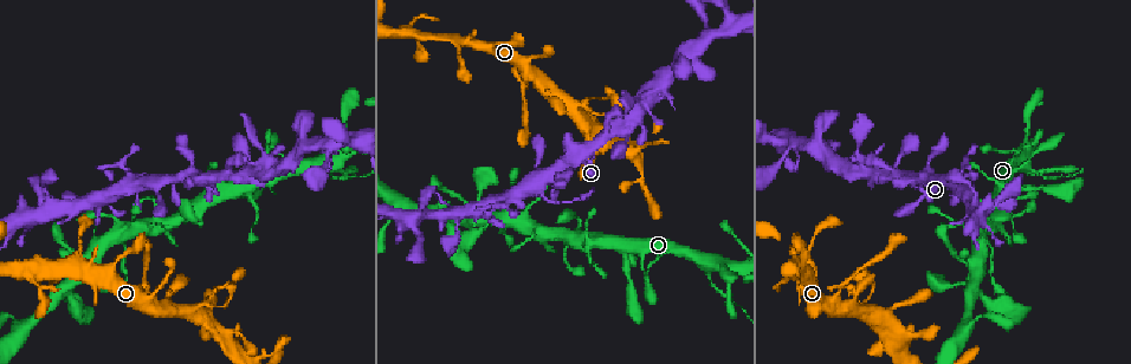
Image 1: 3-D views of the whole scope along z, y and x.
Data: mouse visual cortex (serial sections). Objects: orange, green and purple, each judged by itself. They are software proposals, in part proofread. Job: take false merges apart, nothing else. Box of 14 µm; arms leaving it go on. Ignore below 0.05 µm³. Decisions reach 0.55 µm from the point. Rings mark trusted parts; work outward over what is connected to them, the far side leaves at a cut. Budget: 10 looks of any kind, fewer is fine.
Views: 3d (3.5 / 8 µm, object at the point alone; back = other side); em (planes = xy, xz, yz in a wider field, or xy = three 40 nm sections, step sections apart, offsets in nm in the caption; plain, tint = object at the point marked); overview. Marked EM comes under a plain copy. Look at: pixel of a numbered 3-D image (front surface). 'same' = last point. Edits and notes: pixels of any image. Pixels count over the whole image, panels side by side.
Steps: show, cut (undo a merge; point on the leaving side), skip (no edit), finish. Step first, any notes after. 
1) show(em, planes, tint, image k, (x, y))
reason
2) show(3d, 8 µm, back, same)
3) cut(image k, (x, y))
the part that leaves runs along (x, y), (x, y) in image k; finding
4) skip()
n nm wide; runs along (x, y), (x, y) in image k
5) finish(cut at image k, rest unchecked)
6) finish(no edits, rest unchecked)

show(3d, 3.5 µm, image 1, (976, 273))

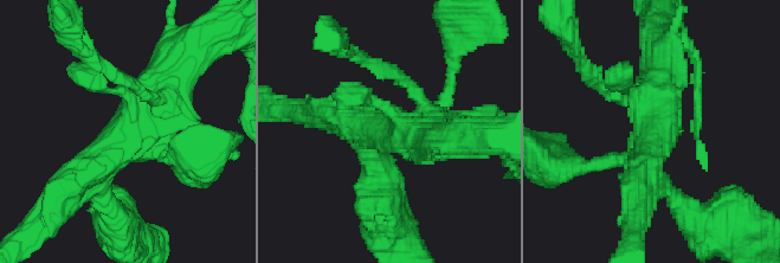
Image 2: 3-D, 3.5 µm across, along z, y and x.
show(em, xy, step 1, tint, image 2, (136, 125))

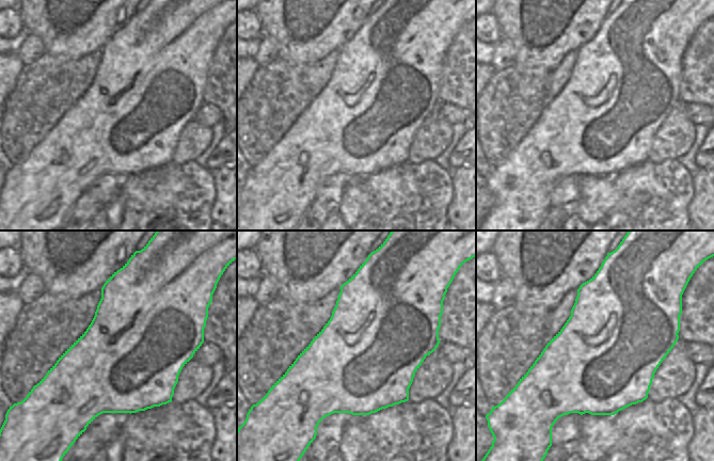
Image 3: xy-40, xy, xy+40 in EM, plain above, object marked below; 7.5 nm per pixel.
skip()
runs along (194, 43), (92, 167) in image 2; continuous, no second cell

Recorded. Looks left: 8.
show(3d, 3.5 µm, image 1, (572, 109))
looks like a crossing

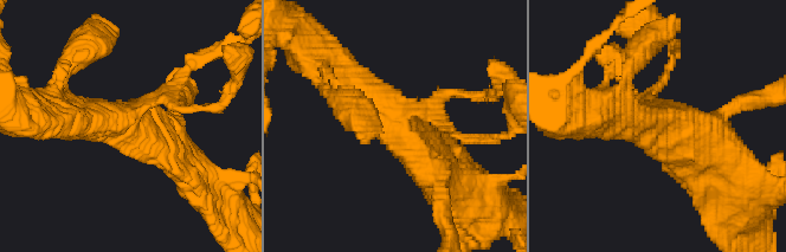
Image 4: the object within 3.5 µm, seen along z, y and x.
show(em, xy, step 2, tint, image 4, (128, 118))
4 arms; arms of 150, 150, 450, 500 nm

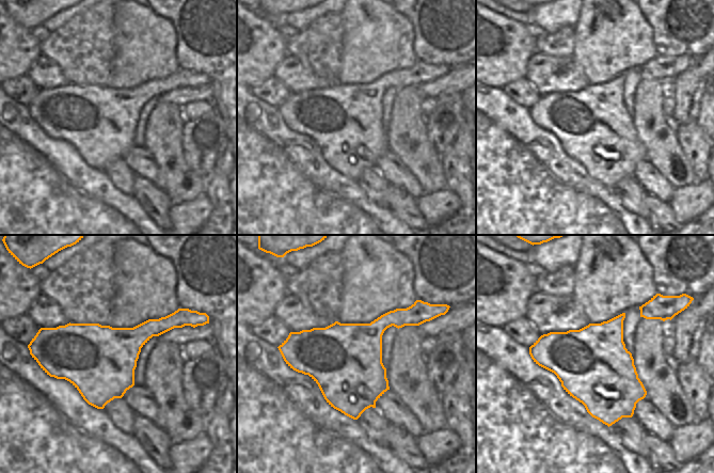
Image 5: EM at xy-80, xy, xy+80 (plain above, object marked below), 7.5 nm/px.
skip()
550 nm wide; runs along (332, 66), (386, 111), (440, 175) in image 4; one cell here

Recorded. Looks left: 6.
show(3d, 3.5 µm, image 1, (227, 342))
looks like a crossing

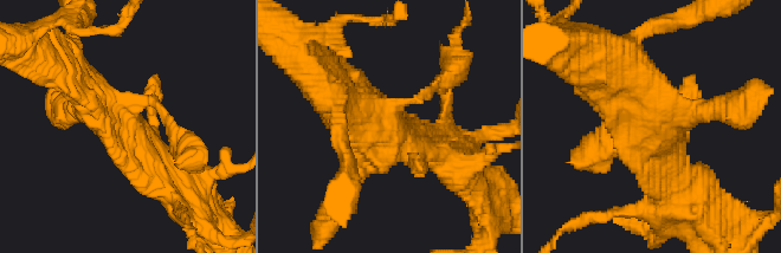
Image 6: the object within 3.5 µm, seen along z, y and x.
show(em, planes, tint, image 6, (658, 129))

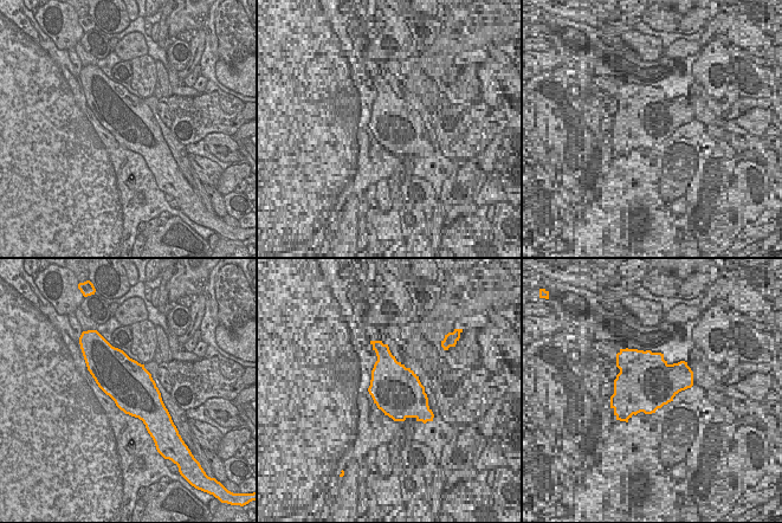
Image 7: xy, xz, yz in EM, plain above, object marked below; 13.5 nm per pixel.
skip()
all the same cell

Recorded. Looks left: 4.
show(3d, 3.5 µm, image 1, (421, 38))
sharp bend

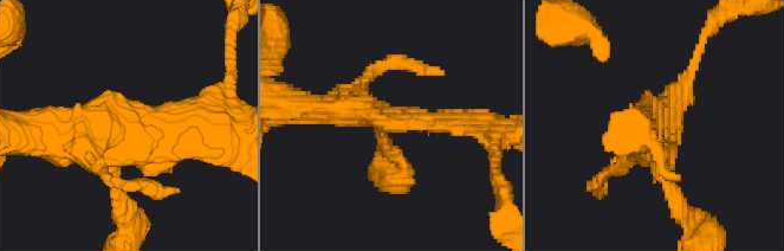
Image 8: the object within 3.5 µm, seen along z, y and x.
show(em, planes, tint, image 8, (391, 116))
shape alone is not enough

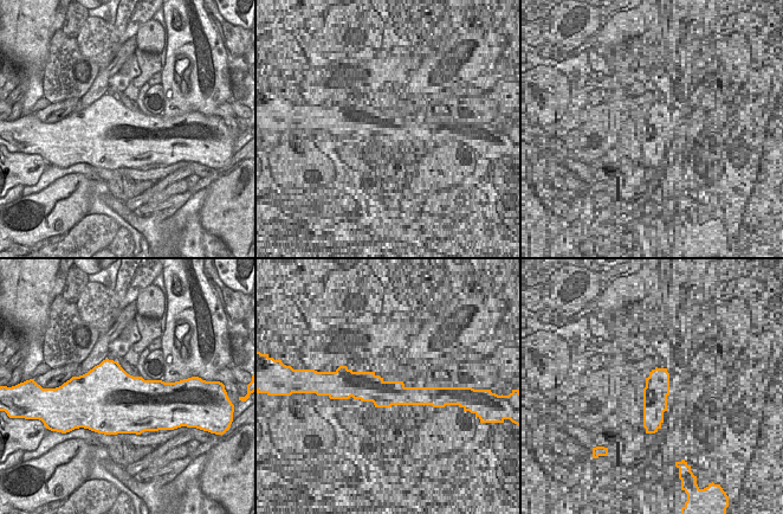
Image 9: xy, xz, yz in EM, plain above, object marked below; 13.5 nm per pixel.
skip()
runs along (475, 122), (316, 108) in image 8; one cell here

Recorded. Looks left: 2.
finish(no edits, rest unchecked)

